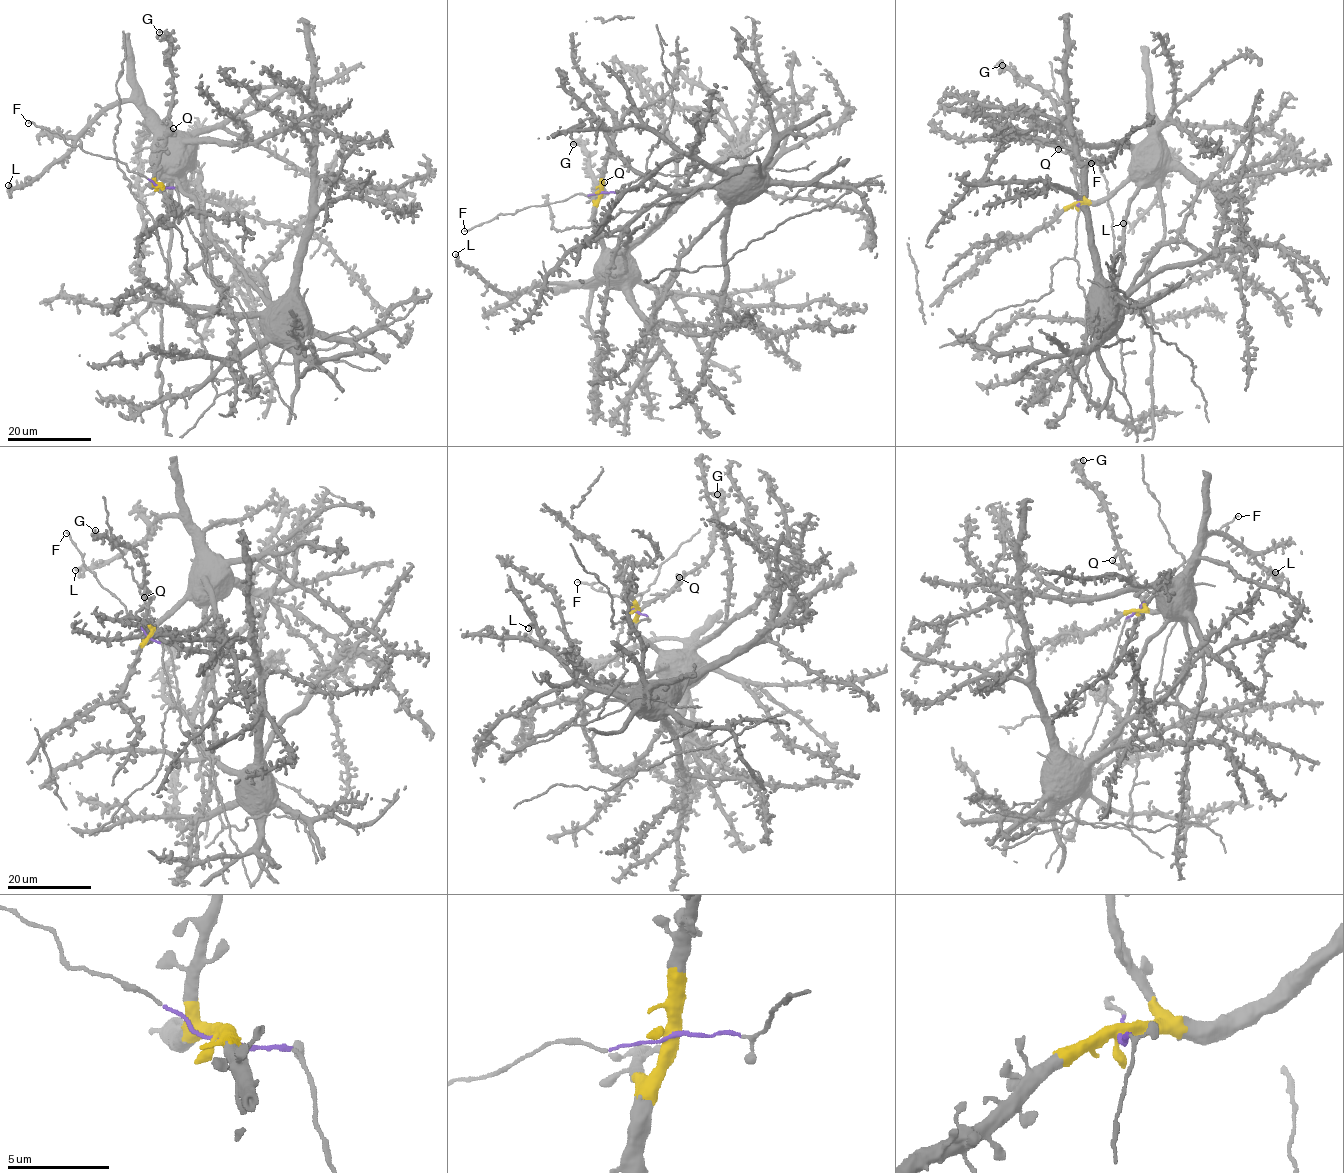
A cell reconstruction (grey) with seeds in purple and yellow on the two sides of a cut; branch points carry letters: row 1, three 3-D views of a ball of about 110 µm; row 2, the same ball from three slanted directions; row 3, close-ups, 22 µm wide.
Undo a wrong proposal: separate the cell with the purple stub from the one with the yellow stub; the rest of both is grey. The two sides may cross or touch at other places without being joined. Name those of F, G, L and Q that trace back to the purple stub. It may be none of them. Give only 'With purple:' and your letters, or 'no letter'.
With purple: F

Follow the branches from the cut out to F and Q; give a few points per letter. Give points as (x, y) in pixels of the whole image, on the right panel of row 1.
F: (1077, 204), (1074, 197), (1083, 179), (1080, 173), (1091, 162)
Q: (1077, 204), (1084, 201), (1084, 196), (1076, 179), (1076, 168), (1068, 152), (1058, 149)

